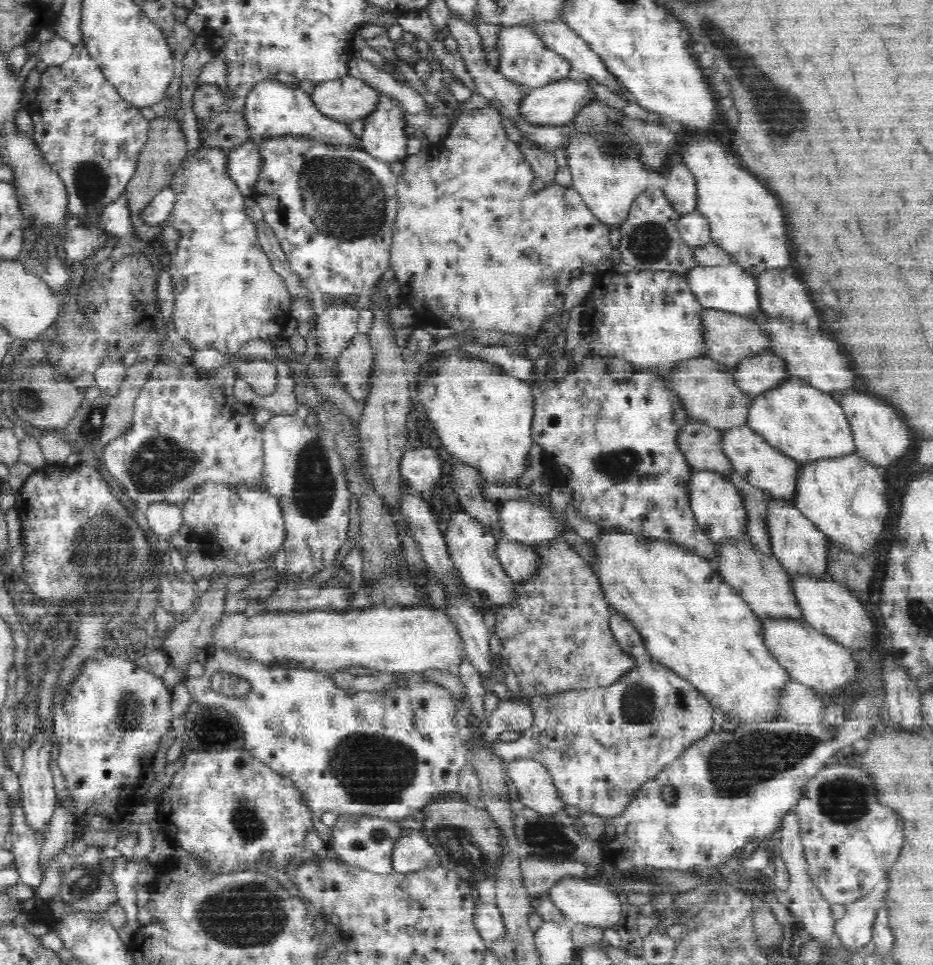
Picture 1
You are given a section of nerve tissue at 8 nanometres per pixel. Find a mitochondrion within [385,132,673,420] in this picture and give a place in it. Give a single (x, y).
(649, 145)

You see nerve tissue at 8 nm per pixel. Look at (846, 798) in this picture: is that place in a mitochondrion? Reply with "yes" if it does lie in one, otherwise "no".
yes

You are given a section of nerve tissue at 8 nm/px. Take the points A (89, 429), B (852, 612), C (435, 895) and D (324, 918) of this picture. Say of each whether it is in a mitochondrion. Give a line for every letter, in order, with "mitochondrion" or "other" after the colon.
A: mitochondrion
B: other
C: other
D: other

